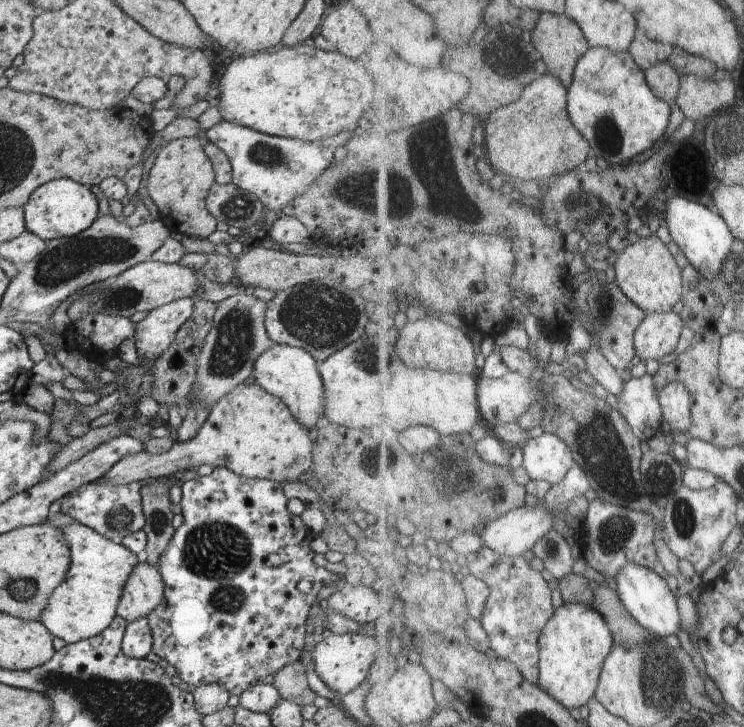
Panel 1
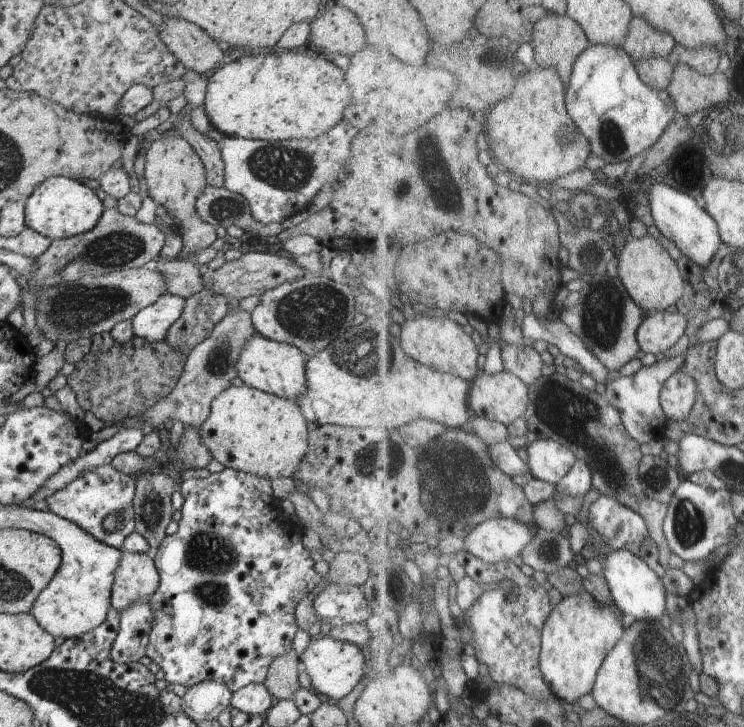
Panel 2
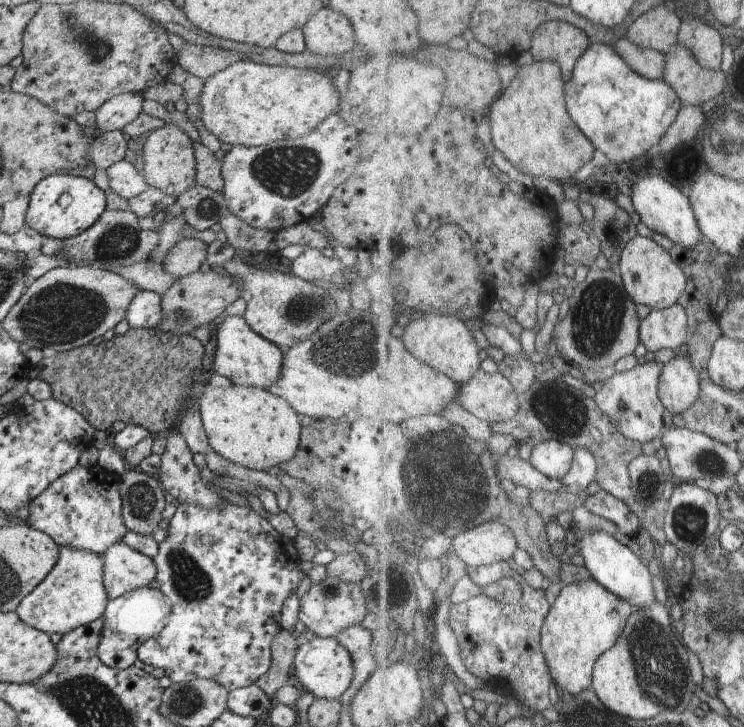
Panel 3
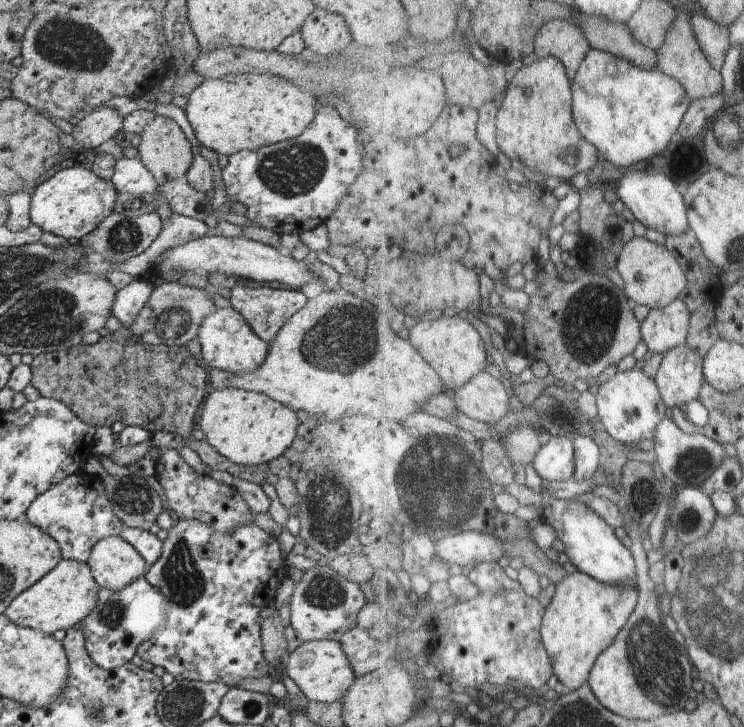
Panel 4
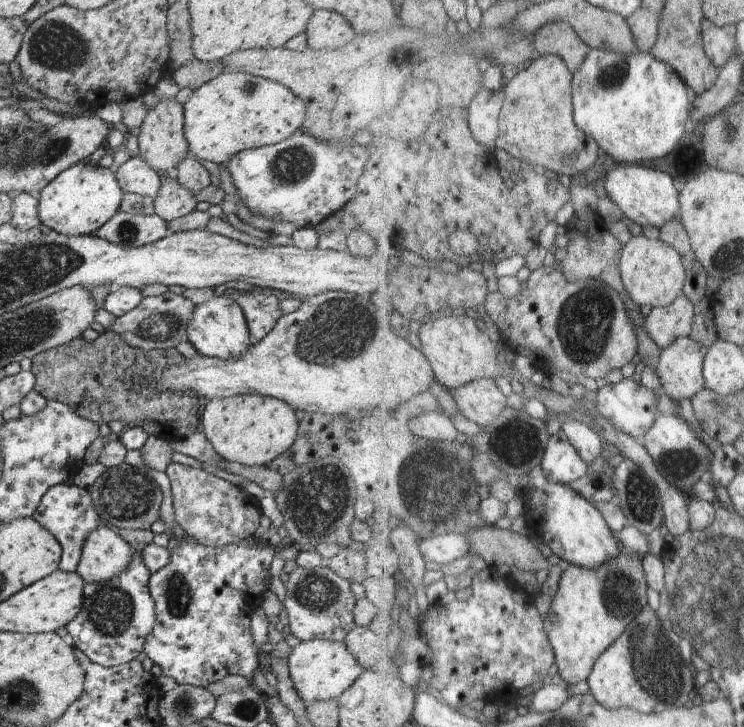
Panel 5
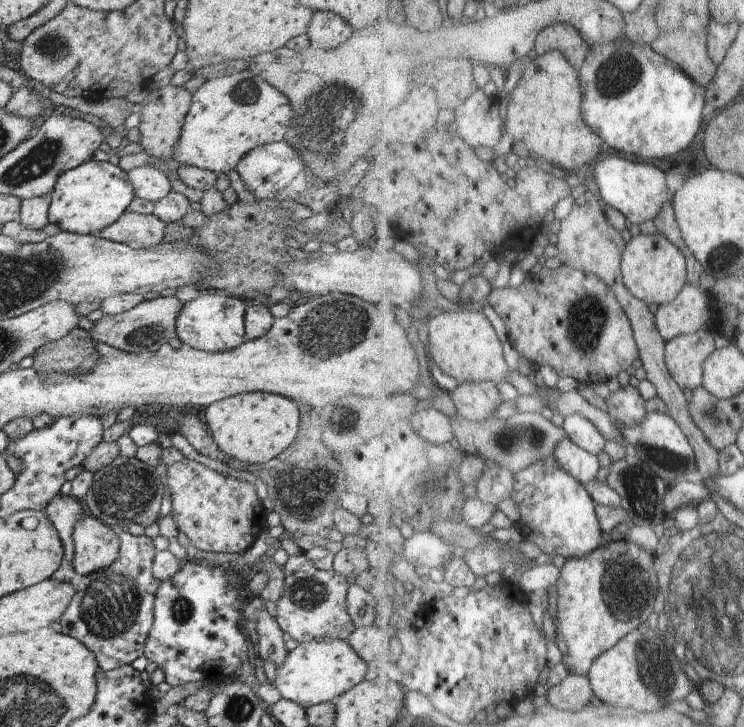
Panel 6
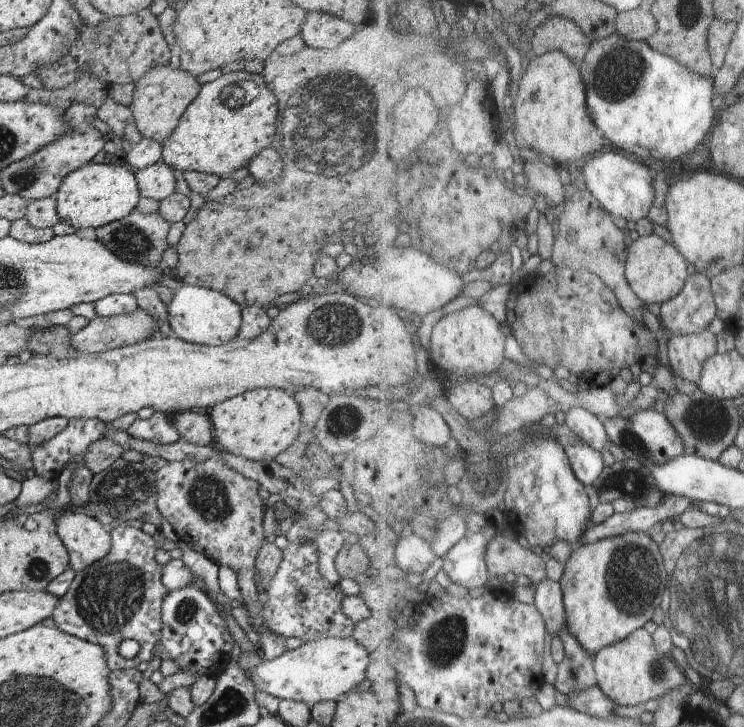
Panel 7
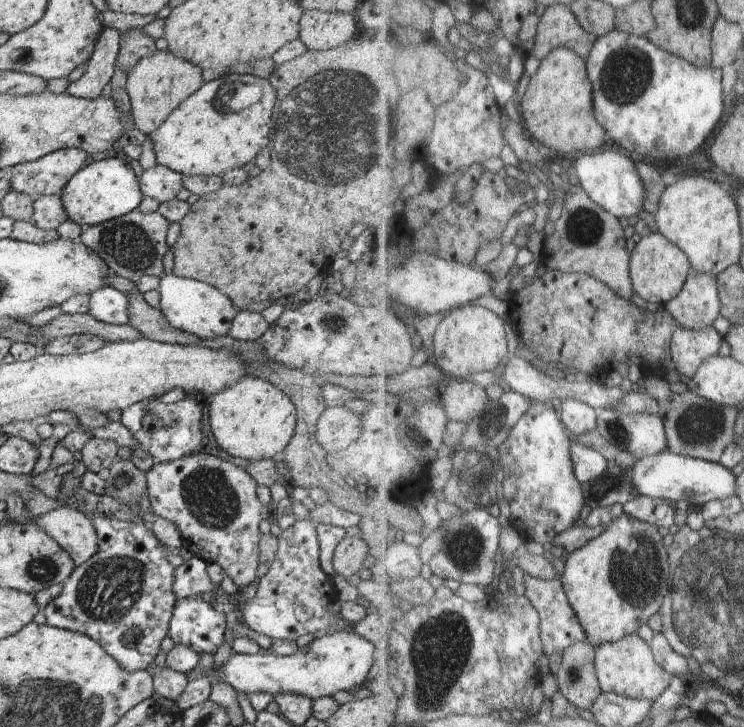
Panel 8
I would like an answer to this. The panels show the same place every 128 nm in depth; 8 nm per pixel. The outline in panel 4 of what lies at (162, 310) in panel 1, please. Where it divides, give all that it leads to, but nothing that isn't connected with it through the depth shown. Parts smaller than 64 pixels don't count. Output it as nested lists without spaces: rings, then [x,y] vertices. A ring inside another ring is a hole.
[[[132,281],[129,286],[116,292],[116,300],[112,304],[112,315],[116,316],[124,326],[134,324],[138,314],[150,300],[153,289],[148,281]]]

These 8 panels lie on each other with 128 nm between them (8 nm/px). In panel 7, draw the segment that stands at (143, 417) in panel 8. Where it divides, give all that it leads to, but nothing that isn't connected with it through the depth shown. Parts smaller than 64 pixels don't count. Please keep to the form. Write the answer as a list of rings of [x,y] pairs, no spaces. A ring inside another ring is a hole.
[[[155,412],[149,419],[136,419],[127,429],[127,433],[136,440],[172,444],[180,440],[180,432],[174,424],[176,413]]]

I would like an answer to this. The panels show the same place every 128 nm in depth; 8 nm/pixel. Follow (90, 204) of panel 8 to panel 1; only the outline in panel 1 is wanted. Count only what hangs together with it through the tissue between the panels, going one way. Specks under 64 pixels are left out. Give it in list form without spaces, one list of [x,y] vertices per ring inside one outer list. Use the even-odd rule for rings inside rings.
[[[59,178],[39,186],[22,207],[26,231],[49,241],[73,237],[90,228],[98,218],[98,200],[90,189],[69,178]]]

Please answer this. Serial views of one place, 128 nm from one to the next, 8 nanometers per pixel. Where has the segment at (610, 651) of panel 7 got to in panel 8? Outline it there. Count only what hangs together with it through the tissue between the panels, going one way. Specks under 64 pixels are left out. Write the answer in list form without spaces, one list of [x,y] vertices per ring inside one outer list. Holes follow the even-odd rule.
[[[638,633],[618,642],[599,646],[597,665],[604,690],[637,699],[651,699],[652,702],[660,698],[672,686],[676,678],[676,675],[672,674],[668,668],[664,668],[664,664],[660,664],[653,646]]]

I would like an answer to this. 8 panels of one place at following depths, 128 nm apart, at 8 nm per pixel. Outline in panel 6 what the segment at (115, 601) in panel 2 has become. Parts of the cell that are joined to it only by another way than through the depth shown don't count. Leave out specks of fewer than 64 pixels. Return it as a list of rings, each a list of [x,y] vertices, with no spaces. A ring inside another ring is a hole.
[[[89,513],[86,515],[86,518],[76,522],[72,540],[74,540],[75,546],[73,567],[76,576],[88,576],[92,572],[99,571],[100,568],[108,568],[116,560],[120,550],[119,536],[108,524],[103,523],[99,518]]]

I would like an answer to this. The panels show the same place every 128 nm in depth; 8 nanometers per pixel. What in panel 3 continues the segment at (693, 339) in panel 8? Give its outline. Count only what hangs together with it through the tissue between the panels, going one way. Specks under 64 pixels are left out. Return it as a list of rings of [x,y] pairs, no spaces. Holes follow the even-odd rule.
[[[678,356],[668,363],[661,382],[662,402],[673,414],[684,414],[702,396],[702,380],[690,356]]]

